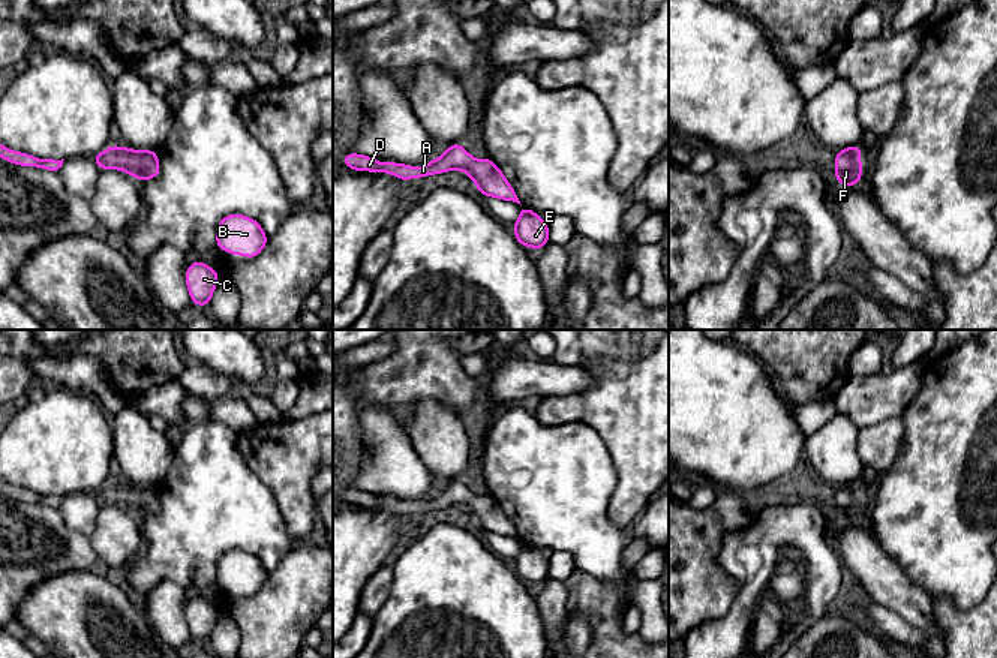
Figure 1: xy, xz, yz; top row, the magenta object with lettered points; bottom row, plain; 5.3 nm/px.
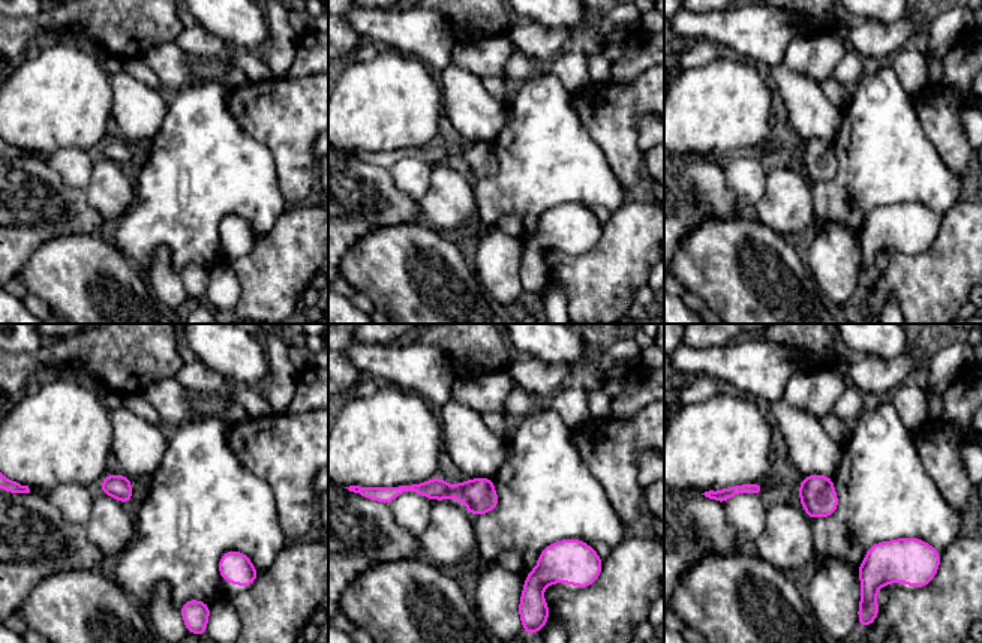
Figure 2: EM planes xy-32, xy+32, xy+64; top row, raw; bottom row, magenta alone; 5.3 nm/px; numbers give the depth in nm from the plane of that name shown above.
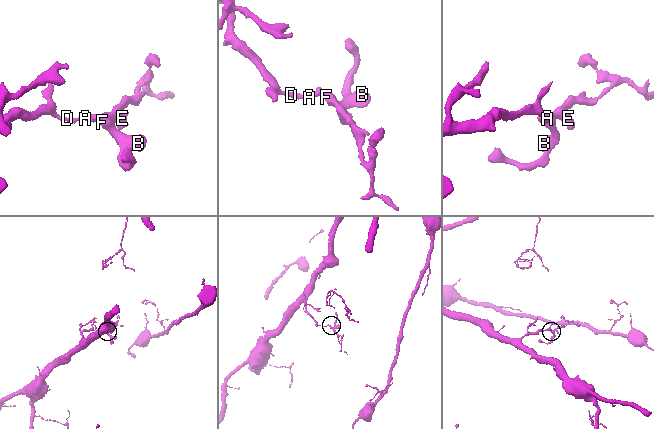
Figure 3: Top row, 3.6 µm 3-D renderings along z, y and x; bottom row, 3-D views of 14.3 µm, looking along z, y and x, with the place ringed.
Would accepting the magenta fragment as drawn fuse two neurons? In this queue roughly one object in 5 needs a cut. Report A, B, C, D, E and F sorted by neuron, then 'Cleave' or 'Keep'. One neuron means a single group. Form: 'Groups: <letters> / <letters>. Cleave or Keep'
Groups: A B C D E F. Keep

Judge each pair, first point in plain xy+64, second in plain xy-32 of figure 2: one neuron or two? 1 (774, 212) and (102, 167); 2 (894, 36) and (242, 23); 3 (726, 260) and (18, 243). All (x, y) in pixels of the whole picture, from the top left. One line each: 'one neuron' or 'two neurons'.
1: one neuron
2: two neurons
3: two neurons

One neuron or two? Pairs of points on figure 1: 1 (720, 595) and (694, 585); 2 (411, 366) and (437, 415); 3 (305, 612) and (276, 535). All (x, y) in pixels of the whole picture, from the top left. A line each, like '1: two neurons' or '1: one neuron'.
1: one neuron
2: two neurons
3: two neurons

